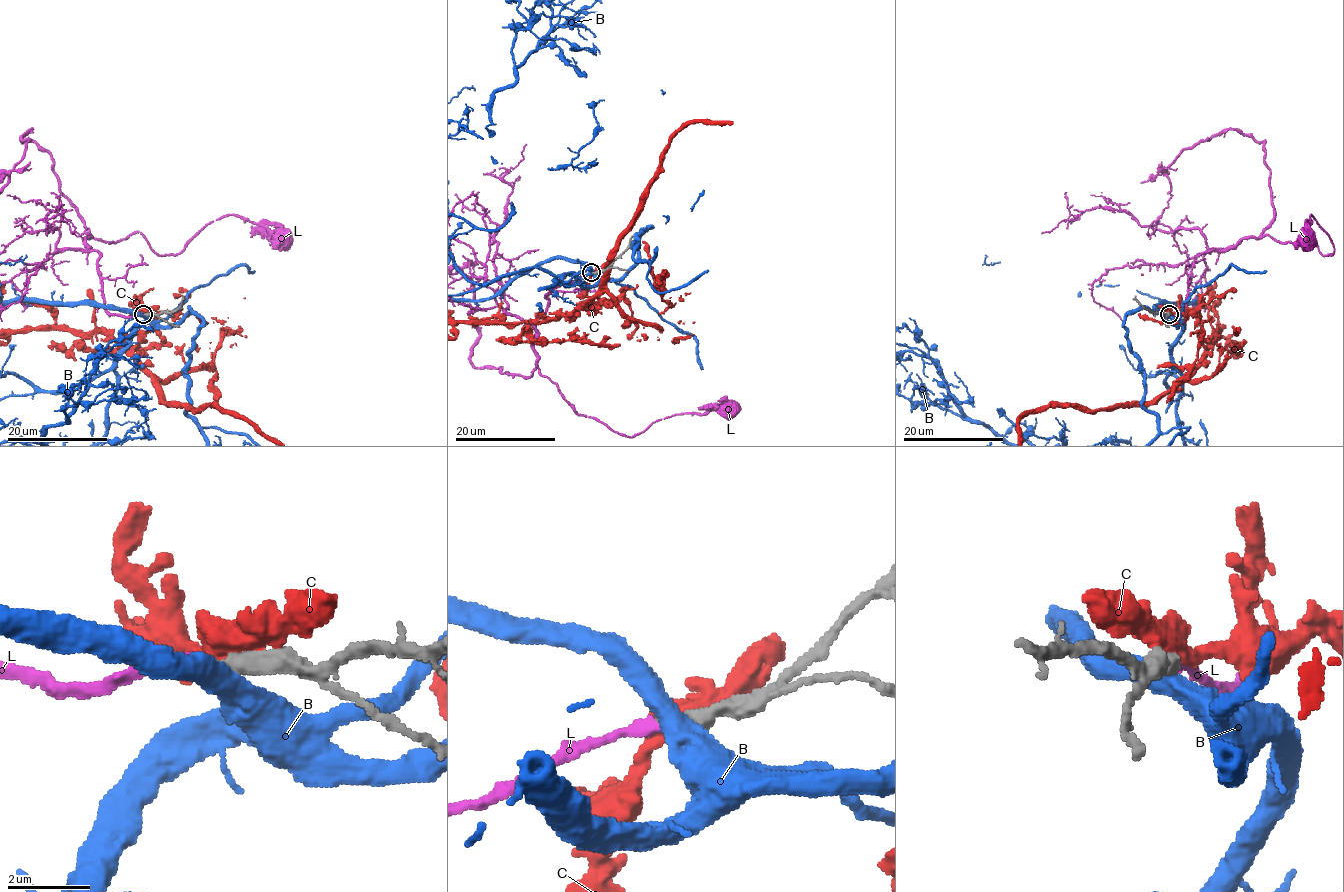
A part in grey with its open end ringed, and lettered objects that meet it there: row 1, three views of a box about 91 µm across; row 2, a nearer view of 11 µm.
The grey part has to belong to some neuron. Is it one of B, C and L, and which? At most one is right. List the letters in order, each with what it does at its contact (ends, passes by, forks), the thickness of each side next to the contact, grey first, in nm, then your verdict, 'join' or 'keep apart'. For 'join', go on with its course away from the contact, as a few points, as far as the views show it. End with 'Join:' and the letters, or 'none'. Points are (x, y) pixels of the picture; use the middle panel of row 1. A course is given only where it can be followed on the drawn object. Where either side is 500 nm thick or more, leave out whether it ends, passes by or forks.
B: calibres 480 and 500 nm; keep apart
C: calibres 600 and 440 nm; keep apart
L: it ends; calibres 360 and 280 nm; join
Join: L

